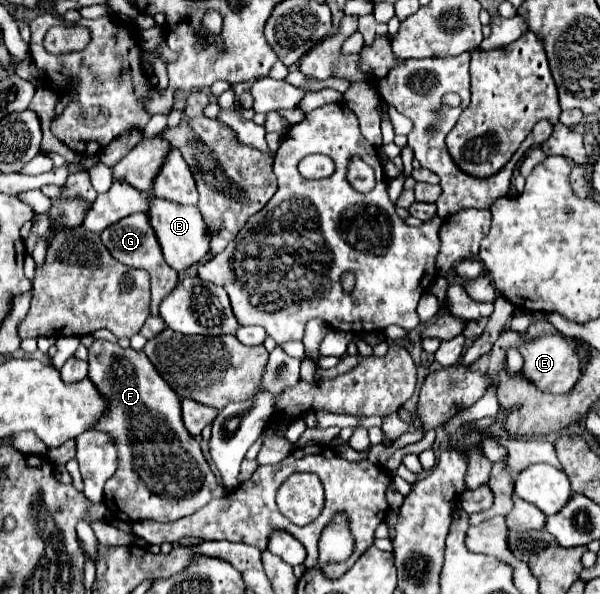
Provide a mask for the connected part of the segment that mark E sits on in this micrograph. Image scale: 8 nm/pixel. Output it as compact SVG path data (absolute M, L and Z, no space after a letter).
M542 336L522 346L520 352L524 356L521 372L535 386L544 388L544 392L552 392L552 394L568 392L580 378L580 362L578 362L578 356L574 354L574 344L564 336Z

